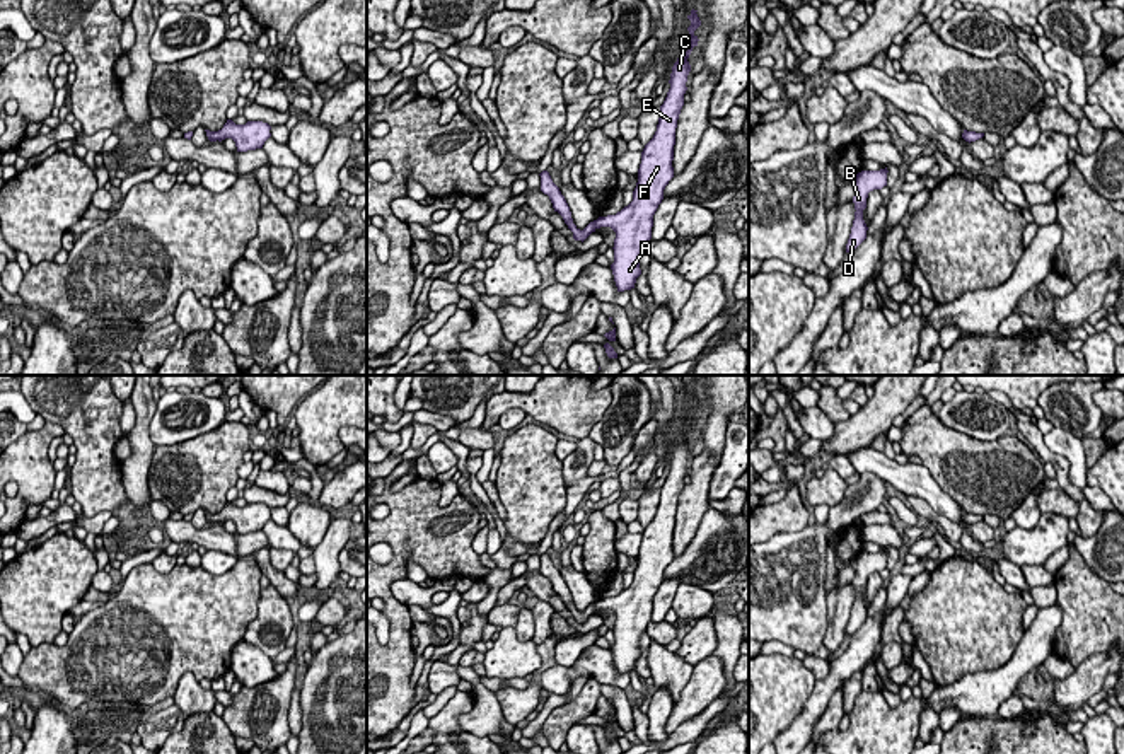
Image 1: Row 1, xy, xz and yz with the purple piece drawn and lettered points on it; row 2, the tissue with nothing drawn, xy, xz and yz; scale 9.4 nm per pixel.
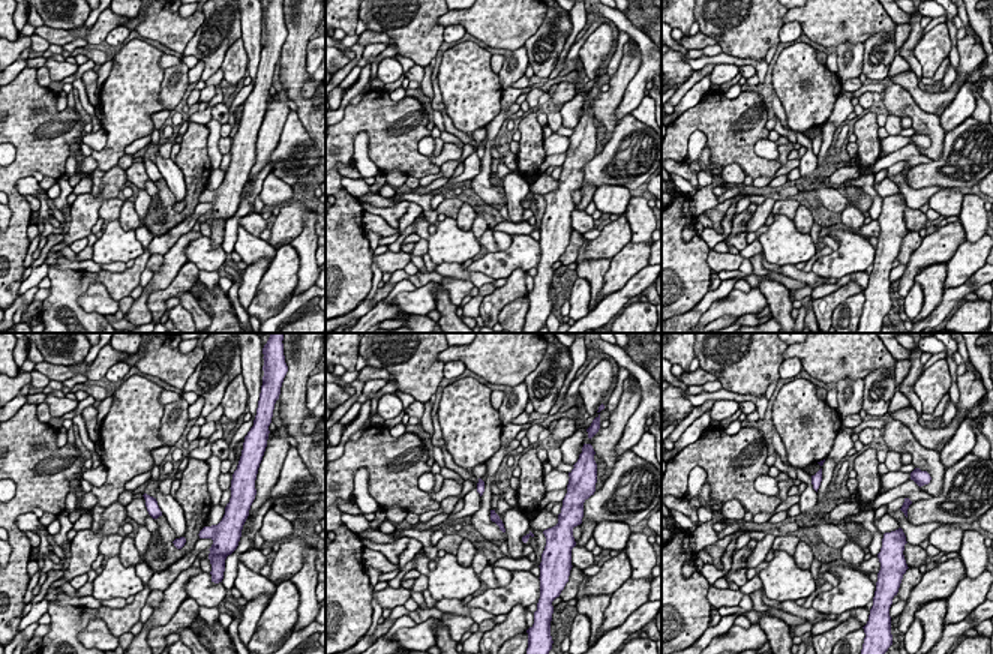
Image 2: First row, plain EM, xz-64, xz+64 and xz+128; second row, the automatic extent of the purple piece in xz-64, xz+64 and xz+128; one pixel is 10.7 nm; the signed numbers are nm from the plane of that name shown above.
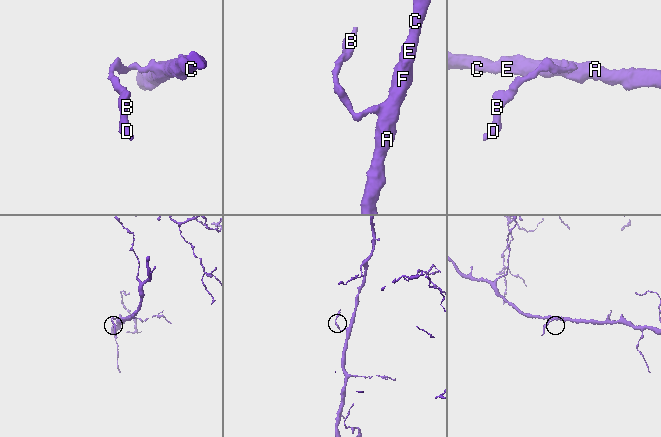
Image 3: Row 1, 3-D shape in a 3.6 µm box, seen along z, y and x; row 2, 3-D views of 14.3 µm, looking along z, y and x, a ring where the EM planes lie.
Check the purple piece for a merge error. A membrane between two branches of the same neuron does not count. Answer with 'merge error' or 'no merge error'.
merge error

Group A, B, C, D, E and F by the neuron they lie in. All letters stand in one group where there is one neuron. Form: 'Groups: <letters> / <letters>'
Groups: A C E F / B D

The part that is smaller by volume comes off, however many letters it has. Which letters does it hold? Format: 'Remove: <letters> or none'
Remove: B, D

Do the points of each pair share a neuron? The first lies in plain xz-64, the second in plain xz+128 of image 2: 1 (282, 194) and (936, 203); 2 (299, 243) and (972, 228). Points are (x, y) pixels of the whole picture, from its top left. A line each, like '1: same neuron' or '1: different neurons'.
1: same neuron
2: same neuron

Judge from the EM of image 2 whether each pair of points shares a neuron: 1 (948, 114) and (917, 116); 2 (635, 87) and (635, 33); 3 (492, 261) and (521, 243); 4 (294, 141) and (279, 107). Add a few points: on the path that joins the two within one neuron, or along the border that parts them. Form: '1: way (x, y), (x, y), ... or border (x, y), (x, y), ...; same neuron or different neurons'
1: border (938, 116), (939, 125), (945, 132); different neurons
2: way (645, 74), (645, 47); same neuron
3: way (500, 258), (509, 257), (515, 251); same neuron
4: border (290, 110), (279, 143), (272, 155); different neurons

